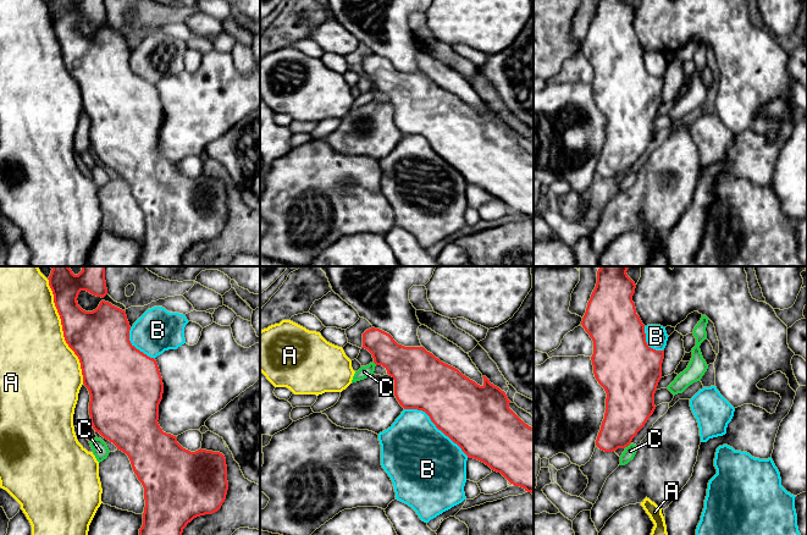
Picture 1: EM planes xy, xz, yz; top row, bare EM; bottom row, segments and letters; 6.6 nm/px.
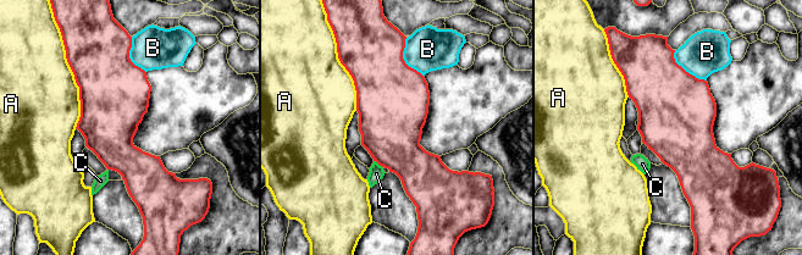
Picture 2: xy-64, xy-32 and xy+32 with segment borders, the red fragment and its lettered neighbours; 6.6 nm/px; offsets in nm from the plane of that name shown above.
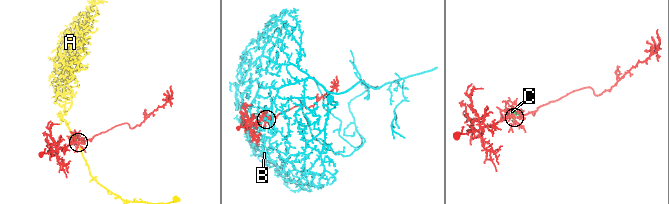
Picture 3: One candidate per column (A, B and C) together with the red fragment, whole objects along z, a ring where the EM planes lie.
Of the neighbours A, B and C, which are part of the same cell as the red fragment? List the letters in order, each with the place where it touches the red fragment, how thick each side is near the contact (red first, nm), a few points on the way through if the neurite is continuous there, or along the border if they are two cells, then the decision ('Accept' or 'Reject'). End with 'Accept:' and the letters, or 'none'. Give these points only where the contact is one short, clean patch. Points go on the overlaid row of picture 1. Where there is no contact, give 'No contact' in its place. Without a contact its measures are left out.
A: Touches red at xy (62, 330). Thickness 380 nm (red) against 460 nm. Reject
B: Touches red at xz (436, 426). Thickness 420 nm (red) against 460 nm. Reject
C: Touches red at yz (626, 446). Thickness 300 nm (red) against 80 nm. Boundary: yz (630, 442), (624, 447). Reject
Accept: none

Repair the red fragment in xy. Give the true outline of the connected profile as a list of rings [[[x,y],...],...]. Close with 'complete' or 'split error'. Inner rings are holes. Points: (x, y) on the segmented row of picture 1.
[[[68,266],[50,268],[52,270],[48,280],[61,319],[63,337],[79,359],[83,384],[90,395],[90,424],[95,432],[128,456],[133,471],[144,487],[145,507],[139,535],[182,535],[183,529],[194,518],[217,512],[225,502],[228,490],[226,458],[220,452],[201,448],[190,452],[177,442],[176,436],[162,431],[157,423],[159,404],[164,393],[162,377],[156,360],[131,343],[131,326],[126,311],[104,299],[93,311],[85,311],[78,305],[77,298],[81,291],[101,298],[107,294],[105,266],[82,266],[78,275],[74,275]]]; complete

